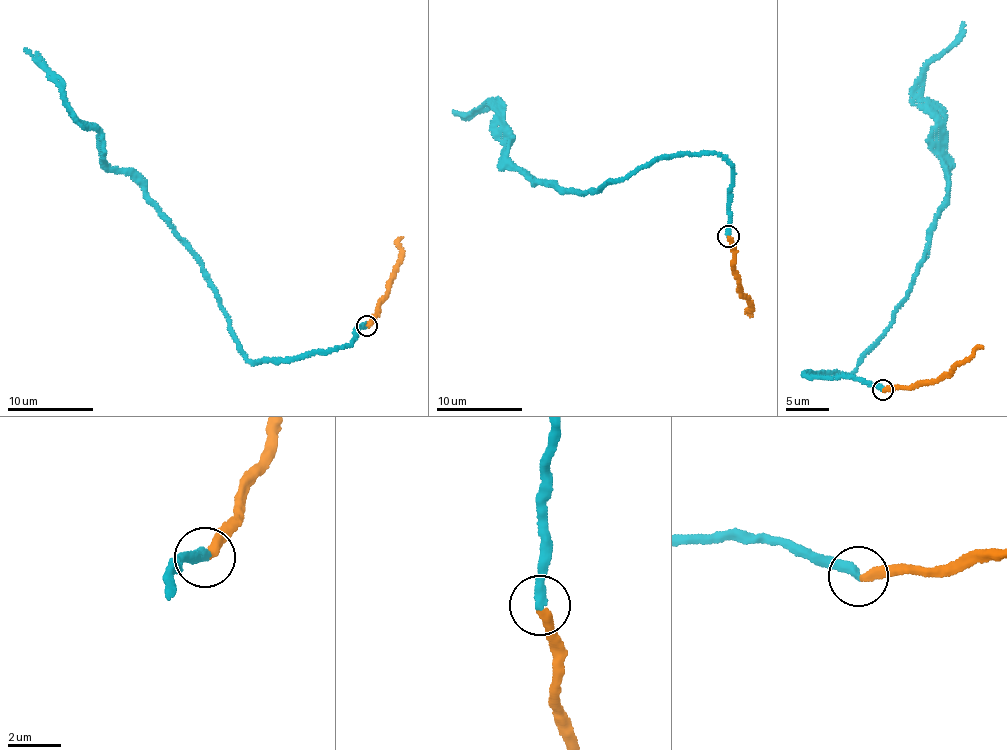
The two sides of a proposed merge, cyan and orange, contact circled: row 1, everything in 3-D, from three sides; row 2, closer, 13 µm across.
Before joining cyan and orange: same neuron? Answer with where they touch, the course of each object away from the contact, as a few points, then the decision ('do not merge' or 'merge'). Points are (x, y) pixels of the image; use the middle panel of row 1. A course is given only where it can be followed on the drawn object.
at (728, 236); cyan runs (728, 236), (732, 165), (720, 156), (656, 158), (586, 193), (515, 170), (492, 102), (453, 112); orange runs (728, 236), (737, 286), (752, 316); merge

